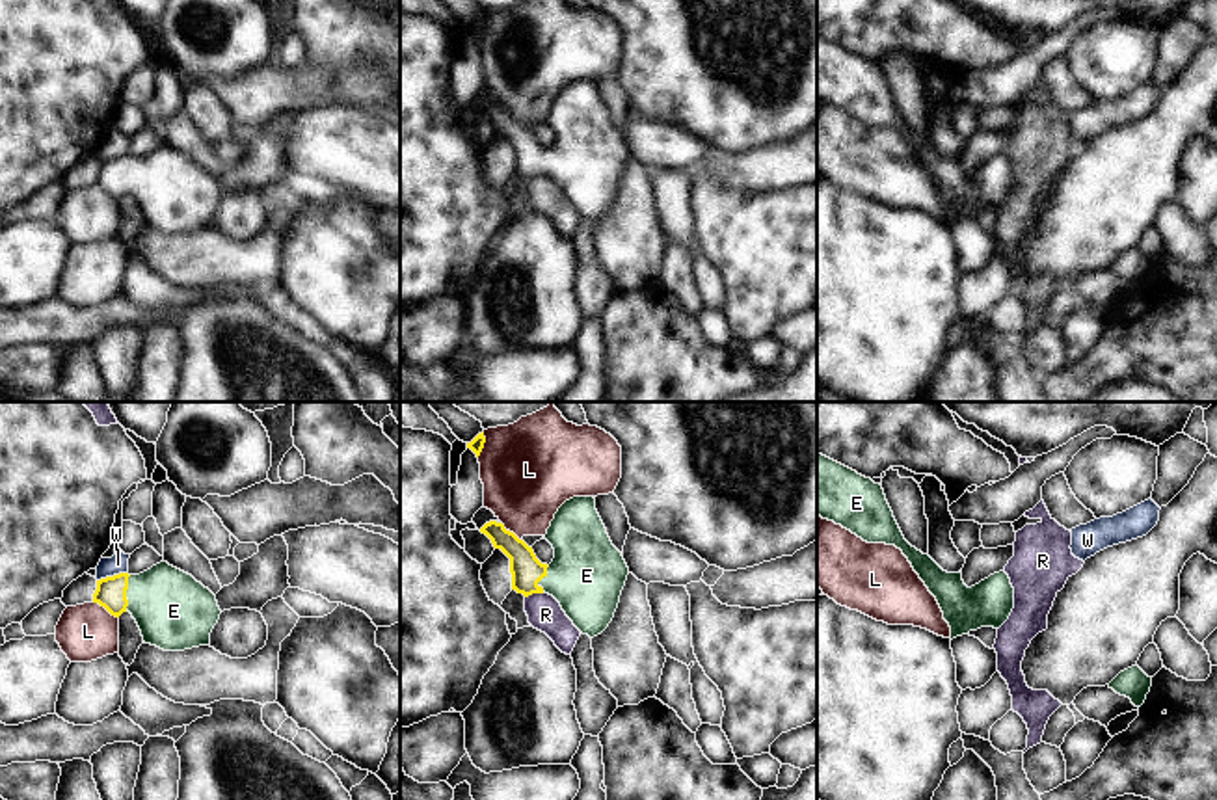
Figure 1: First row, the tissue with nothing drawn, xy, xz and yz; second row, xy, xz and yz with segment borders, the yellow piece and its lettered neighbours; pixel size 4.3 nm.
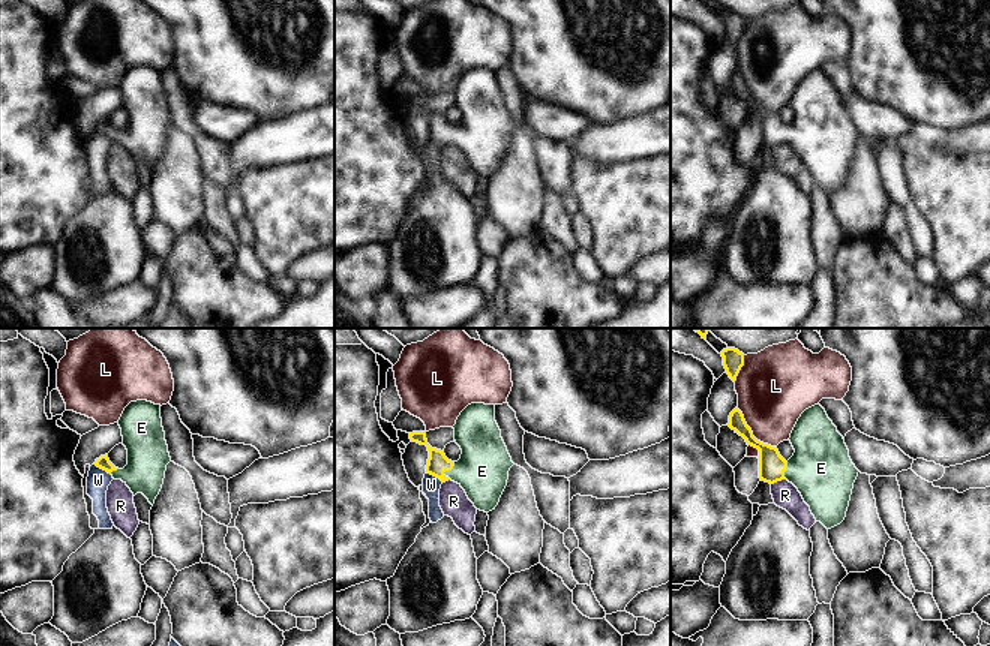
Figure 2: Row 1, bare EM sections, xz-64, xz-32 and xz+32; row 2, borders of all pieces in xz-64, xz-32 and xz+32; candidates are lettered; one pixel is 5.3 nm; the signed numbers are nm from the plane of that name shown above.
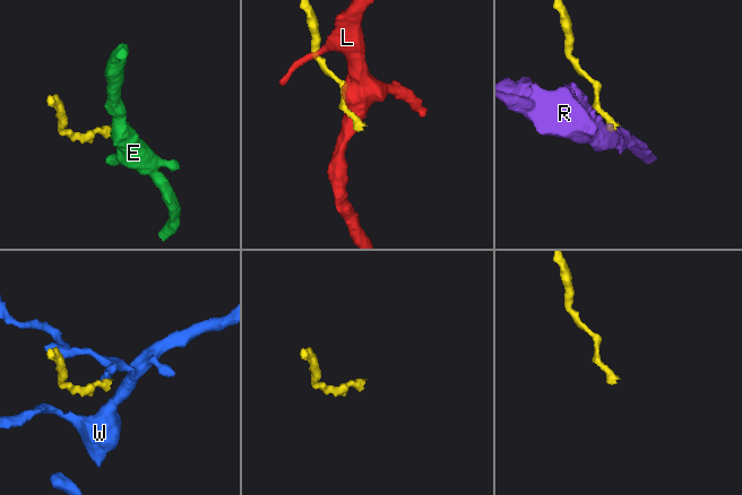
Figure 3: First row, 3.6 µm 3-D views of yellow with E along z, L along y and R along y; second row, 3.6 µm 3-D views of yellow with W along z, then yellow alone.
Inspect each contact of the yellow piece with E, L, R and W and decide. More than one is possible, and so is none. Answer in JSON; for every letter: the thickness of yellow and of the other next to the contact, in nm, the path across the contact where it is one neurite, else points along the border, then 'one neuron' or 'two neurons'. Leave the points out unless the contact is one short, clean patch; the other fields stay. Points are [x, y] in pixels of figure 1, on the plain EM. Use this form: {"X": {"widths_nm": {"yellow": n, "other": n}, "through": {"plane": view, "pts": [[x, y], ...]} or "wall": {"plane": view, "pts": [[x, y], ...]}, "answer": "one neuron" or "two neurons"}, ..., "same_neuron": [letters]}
{"E": {"widths_nm": {"yellow": 130, "other": 320}, "through": {"plane": "xy", "pts": [[110, 175], [125, 175], [162, 183], [173, 194]]}, "answer": "one neuron"}, "L": {"widths_nm": {"yellow": 130, "other": 240}, "answer": "two neurons"}, "R": {"widths_nm": {"yellow": 140, "other": 150}, "wall": {"plane": "xz", "pts": [[544, 175], [533, 175], [525, 181]]}, "answer": "two neurons"}, "W": {"widths_nm": {"yellow": 130, "other": 80}, "wall": {"plane": "xy", "pts": [[125, 155], [97, 164]]}, "answer": "two neurons"}, "same_neuron": ["E"]}

